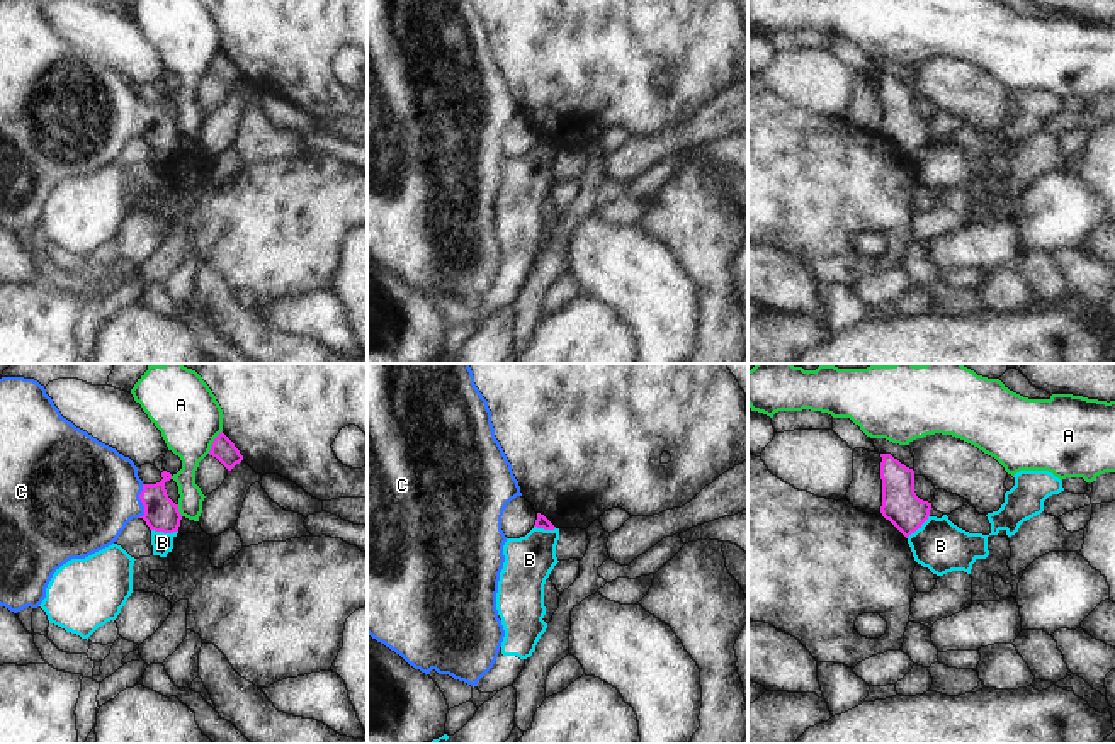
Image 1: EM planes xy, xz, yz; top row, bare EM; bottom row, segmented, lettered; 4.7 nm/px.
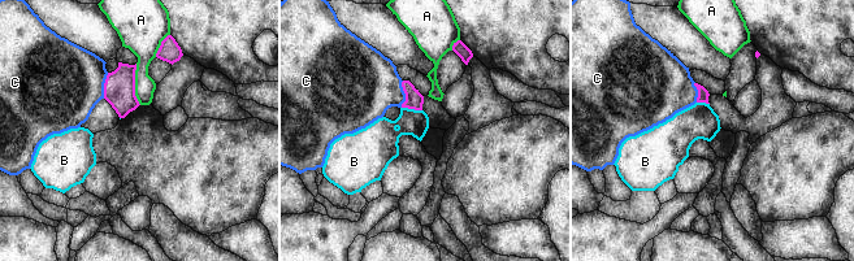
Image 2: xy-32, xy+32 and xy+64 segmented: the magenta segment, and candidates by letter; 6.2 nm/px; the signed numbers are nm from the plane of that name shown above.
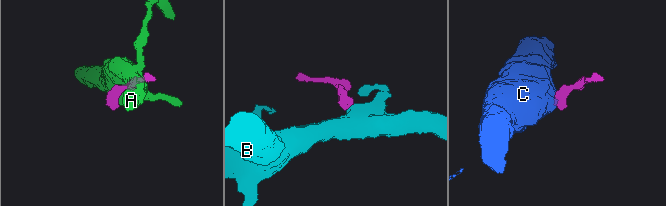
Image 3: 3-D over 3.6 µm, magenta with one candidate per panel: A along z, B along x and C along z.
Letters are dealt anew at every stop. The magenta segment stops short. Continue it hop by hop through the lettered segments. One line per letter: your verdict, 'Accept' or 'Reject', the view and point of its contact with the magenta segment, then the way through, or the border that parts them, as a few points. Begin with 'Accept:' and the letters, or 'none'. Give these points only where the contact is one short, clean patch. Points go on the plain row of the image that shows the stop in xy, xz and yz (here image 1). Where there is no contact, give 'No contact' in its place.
Accept: C
A: Reject. Touches magenta at xy (213, 62)
B: Reject. Touches magenta at xy (165, 152). Boundary: xy (152, 148), (177, 152)
C: Accept. Touches magenta at xy (141, 121). Path across: xy (160, 133), (141, 121), (107, 111), (90, 111)

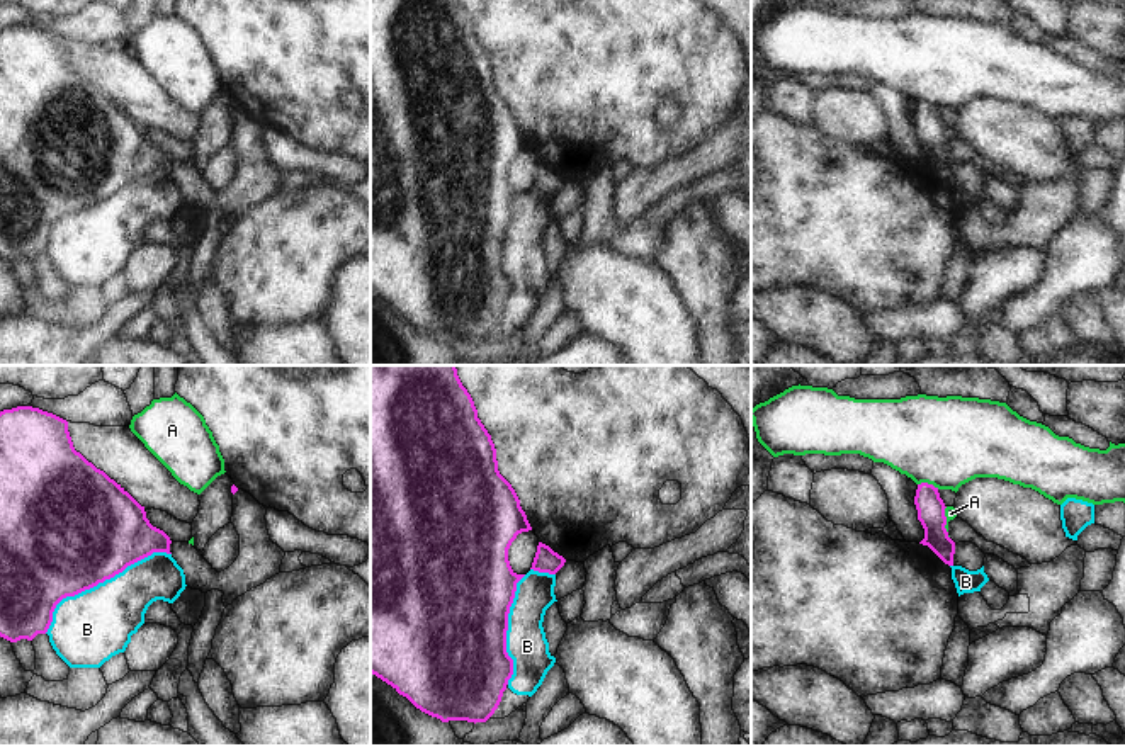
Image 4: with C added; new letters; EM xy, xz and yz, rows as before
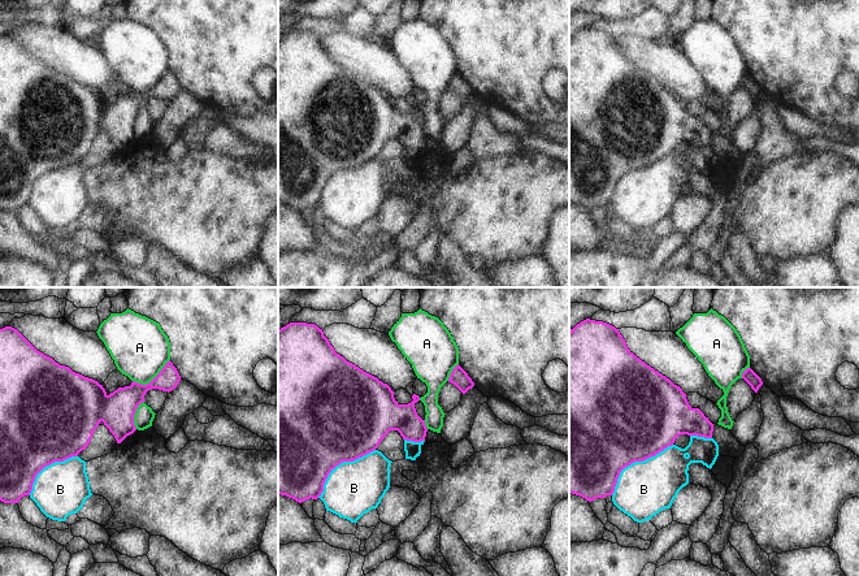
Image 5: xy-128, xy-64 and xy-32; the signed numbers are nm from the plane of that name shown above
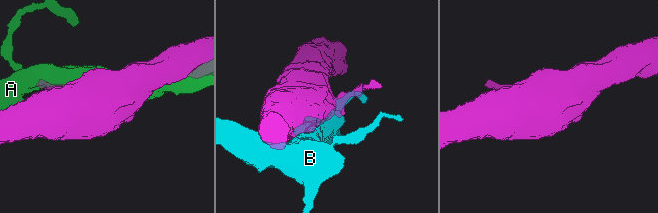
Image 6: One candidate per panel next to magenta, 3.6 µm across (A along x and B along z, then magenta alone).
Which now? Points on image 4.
Accept: none
A: Reject. Touches magenta at yz (927, 102)
B: Reject. Touches magenta at xy (99, 201)

